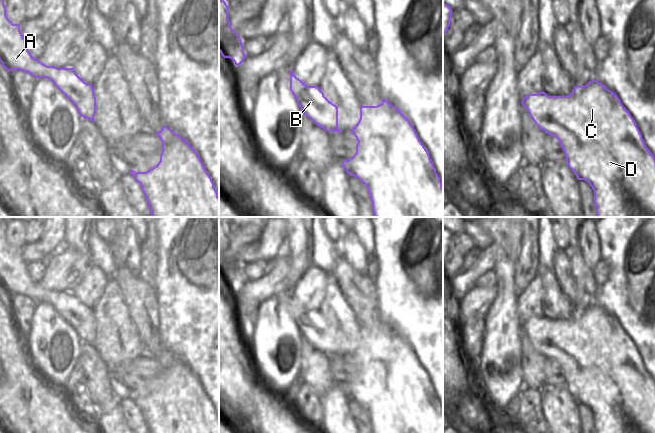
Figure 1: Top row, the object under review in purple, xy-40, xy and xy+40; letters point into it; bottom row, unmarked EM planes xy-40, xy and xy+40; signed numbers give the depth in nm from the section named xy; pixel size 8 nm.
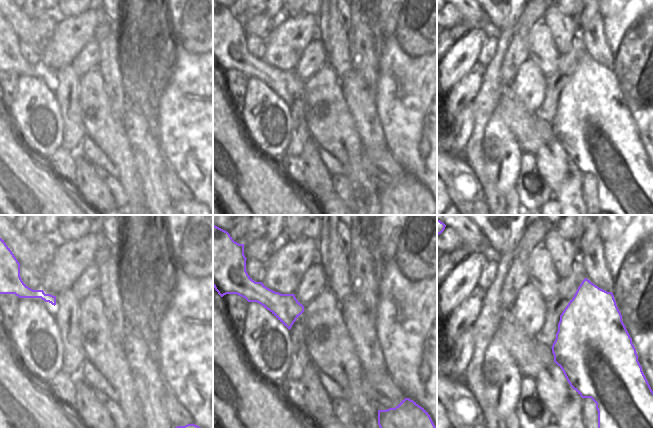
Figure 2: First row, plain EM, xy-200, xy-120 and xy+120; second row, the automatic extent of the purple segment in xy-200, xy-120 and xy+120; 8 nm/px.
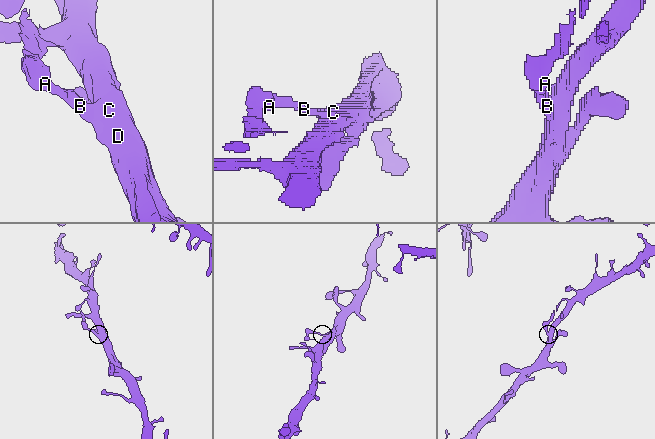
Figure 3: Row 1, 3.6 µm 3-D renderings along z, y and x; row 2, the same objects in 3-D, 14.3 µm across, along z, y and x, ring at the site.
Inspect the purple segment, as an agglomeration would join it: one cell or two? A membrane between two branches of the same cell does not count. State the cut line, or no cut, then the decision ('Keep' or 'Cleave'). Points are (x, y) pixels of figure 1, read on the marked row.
Split along xy+40 (547, 95), (541, 98), (545, 107), (545, 118), (535, 122). Cleave.

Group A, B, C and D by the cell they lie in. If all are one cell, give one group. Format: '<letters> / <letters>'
A B / C D

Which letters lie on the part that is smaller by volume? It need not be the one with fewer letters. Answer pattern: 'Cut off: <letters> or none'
Cut off: A, B

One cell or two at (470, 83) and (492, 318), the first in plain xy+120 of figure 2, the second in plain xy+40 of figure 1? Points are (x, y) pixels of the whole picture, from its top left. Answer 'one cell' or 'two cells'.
two cells

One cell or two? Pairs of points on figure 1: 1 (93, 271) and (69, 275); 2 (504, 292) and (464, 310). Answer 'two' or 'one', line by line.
1: two
2: two

